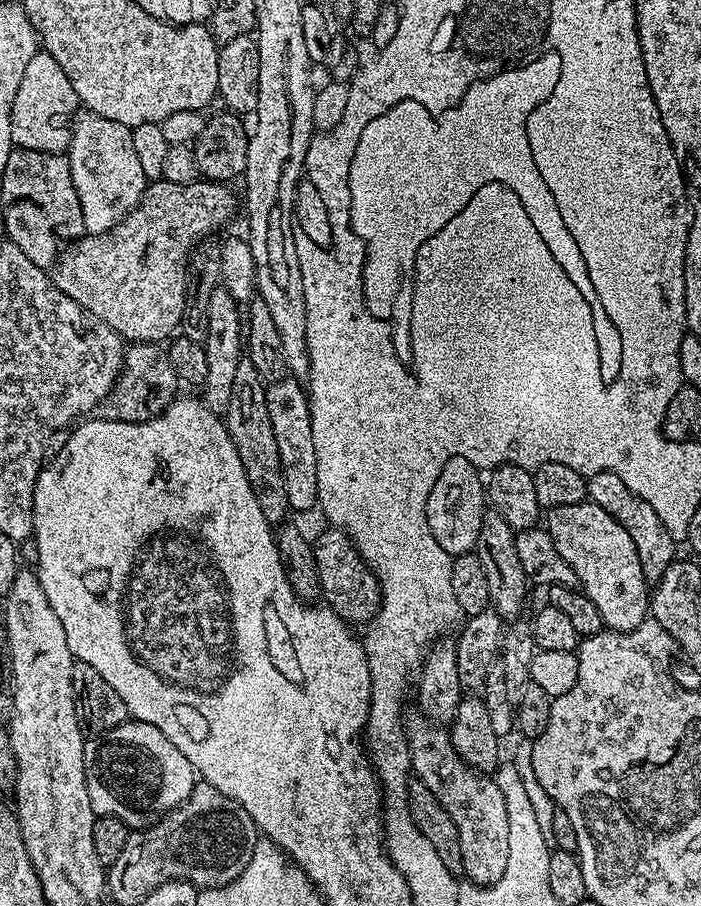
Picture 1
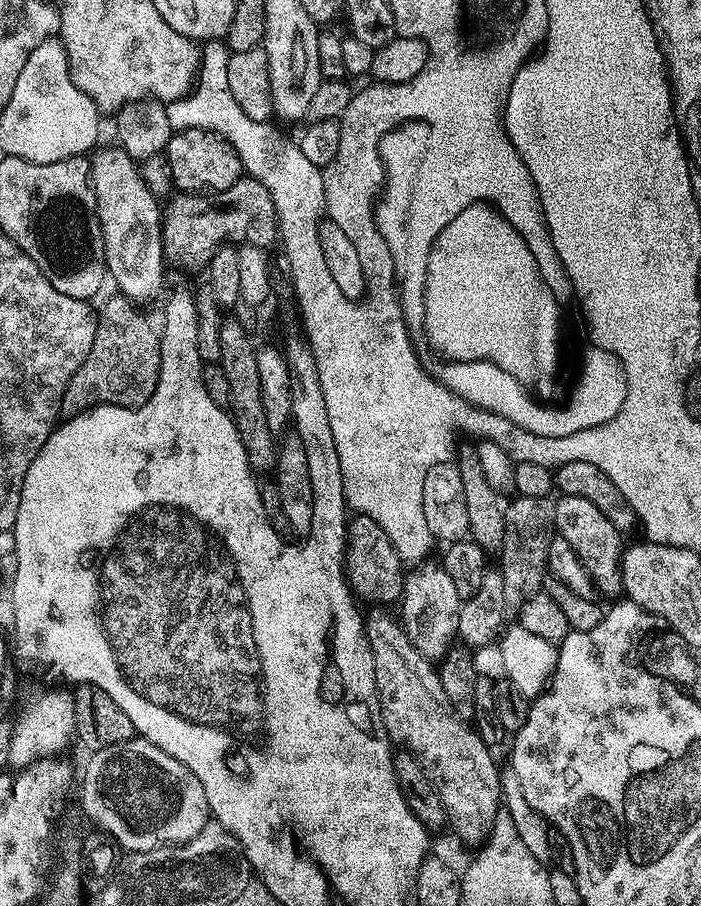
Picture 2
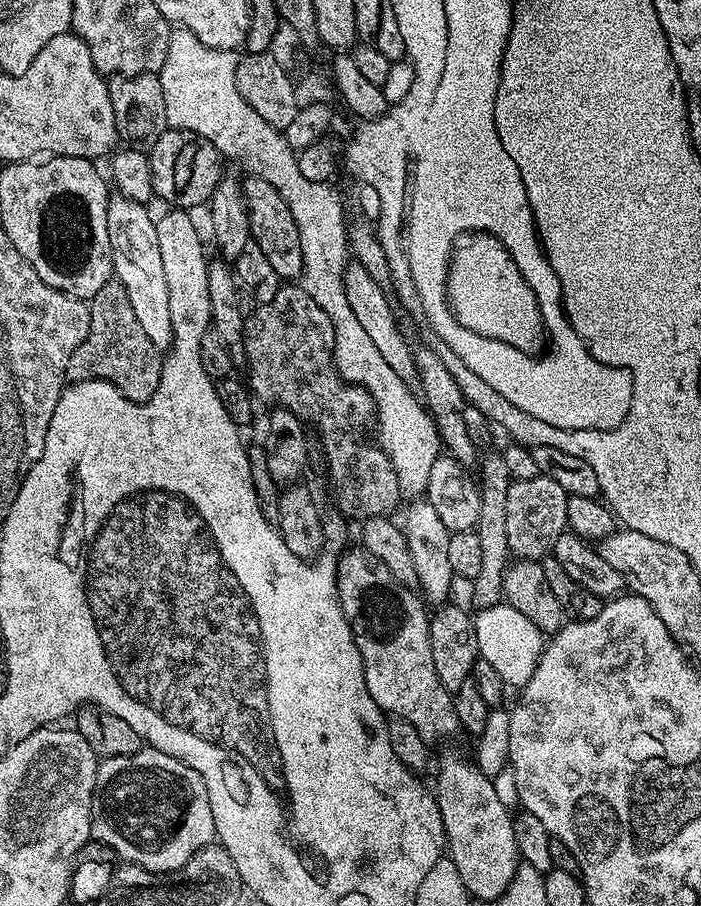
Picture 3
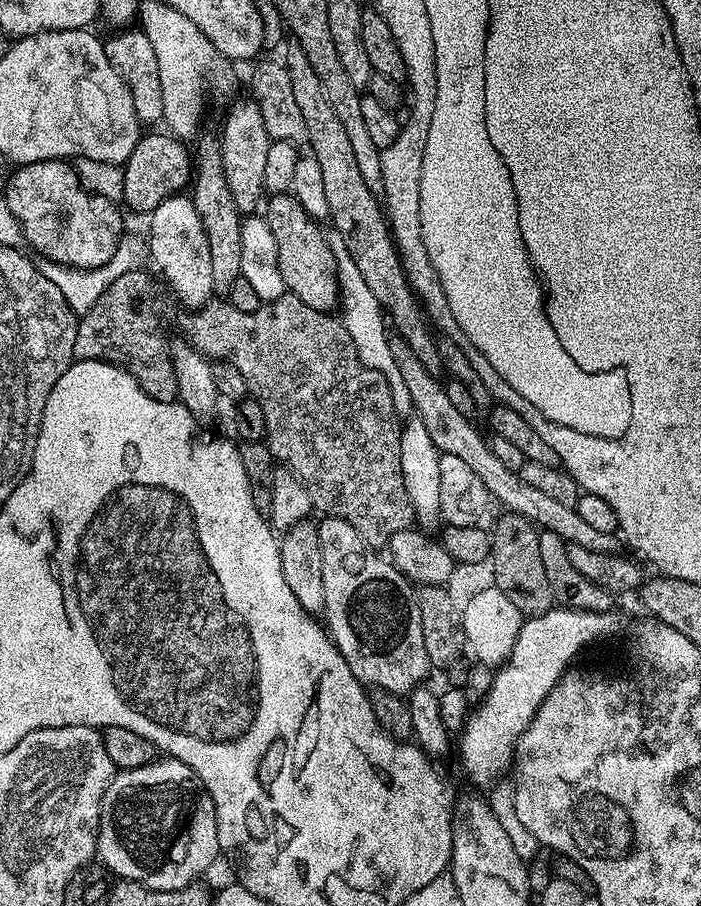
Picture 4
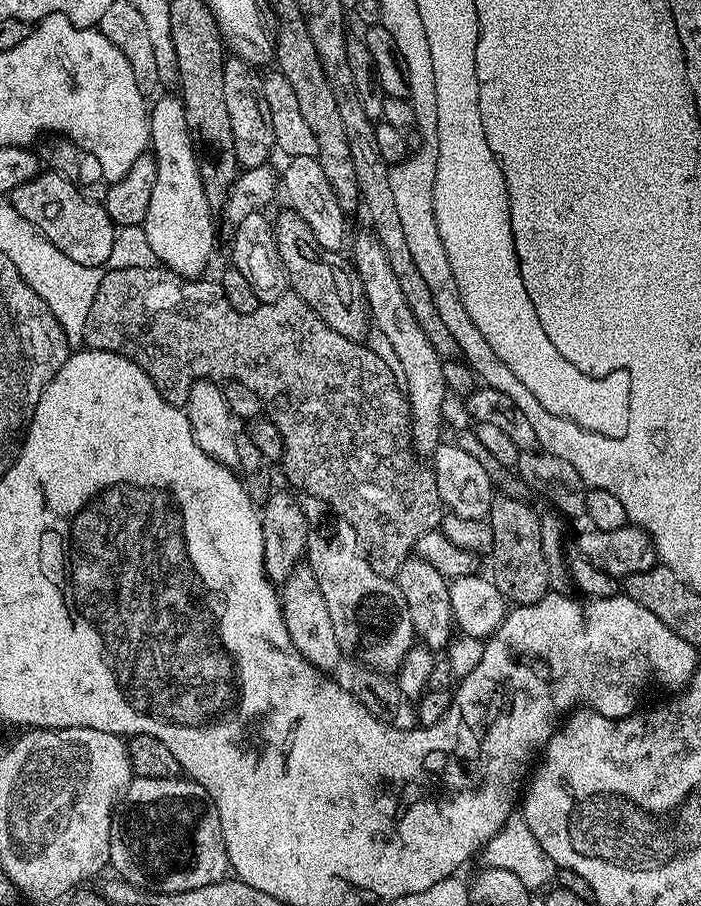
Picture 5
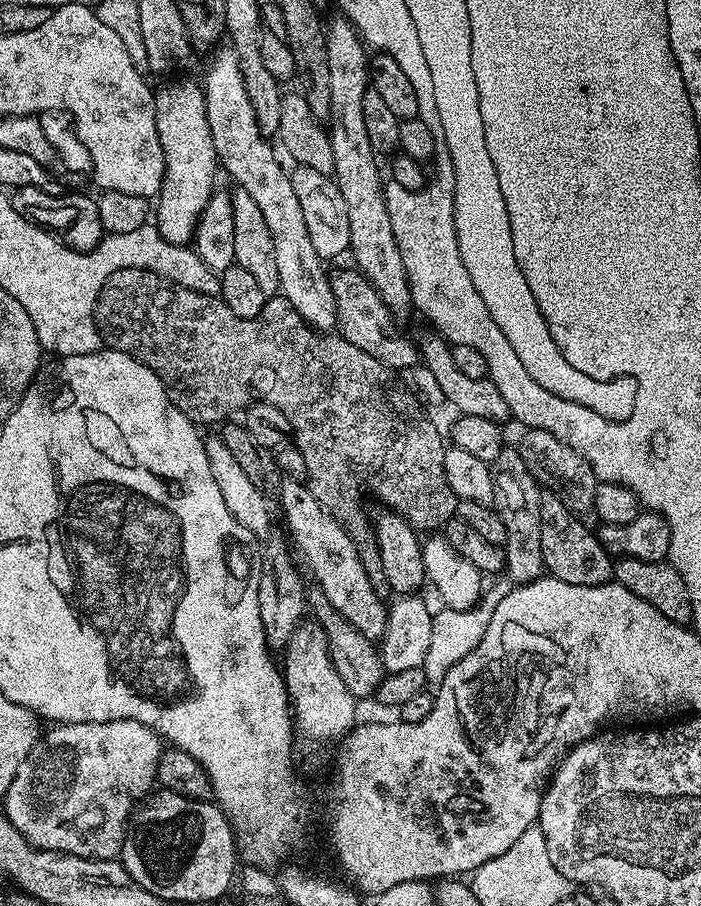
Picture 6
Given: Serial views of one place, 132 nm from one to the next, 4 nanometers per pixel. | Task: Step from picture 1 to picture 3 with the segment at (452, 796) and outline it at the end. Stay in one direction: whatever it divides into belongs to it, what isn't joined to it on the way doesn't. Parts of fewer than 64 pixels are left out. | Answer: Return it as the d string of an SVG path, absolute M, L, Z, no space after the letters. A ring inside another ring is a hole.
M347 552L336 561L336 589L342 614L346 614L354 642L362 654L370 698L389 717L410 722L429 742L459 733L461 727L454 710L453 693L442 686L442 678L438 678L430 655L430 612L425 601L413 589L399 584L394 574L367 552Z

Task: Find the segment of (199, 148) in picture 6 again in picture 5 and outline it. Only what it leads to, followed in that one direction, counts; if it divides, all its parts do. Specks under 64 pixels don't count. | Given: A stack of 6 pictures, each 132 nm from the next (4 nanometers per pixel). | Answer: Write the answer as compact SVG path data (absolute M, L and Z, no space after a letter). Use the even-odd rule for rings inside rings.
M179 95L164 96L156 105L151 105L148 135L156 160L157 177L142 225L146 238L163 267L185 278L199 277L216 244L216 224L212 221L214 209L206 202L206 190L202 186L198 148L188 131L186 110Z

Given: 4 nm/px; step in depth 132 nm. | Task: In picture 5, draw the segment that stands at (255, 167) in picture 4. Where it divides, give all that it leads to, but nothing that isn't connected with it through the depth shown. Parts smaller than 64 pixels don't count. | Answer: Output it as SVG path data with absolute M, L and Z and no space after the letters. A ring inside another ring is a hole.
M229 55L224 61L222 91L226 114L230 114L230 130L234 134L234 154L241 169L269 163L268 155L276 148L274 126L270 123L270 106L266 103L264 76L241 56Z

